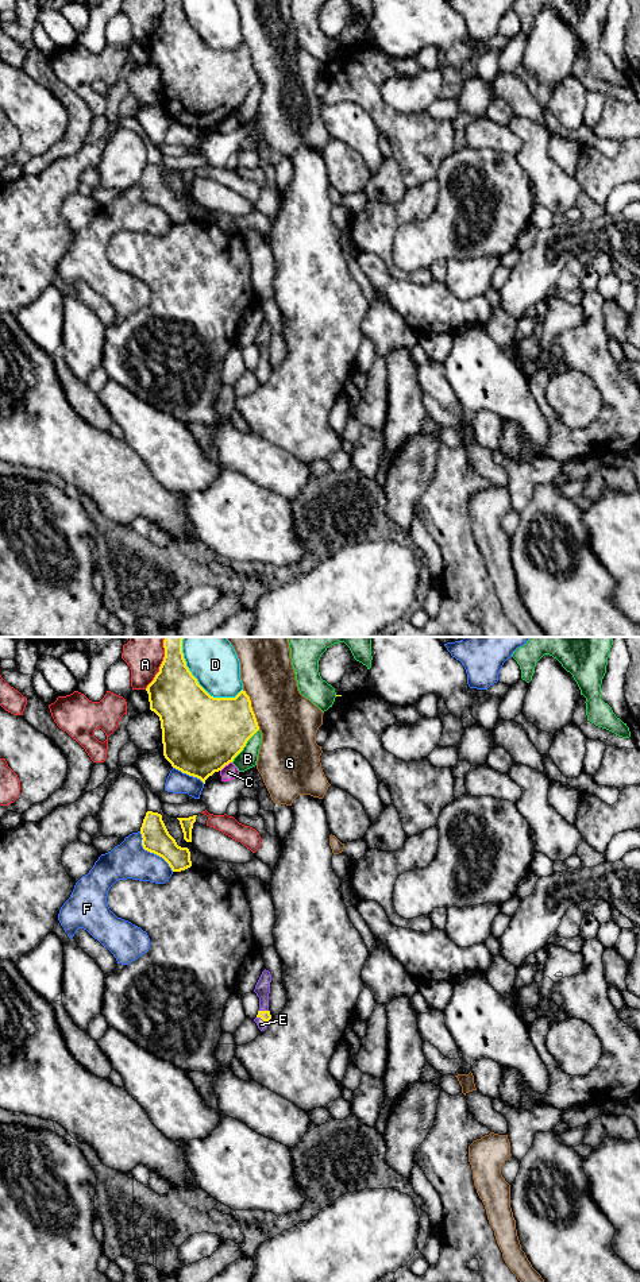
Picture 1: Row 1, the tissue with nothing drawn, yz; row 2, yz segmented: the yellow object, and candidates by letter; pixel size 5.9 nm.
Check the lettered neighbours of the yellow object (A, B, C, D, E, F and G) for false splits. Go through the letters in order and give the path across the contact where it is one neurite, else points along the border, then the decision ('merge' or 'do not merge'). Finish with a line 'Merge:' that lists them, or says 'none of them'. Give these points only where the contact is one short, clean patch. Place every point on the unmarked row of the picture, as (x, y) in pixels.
A: do not merge
B: do not merge
C: do not merge
D: do not merge
E: way yz (265, 367), (262, 371), (261, 377); merge
F: do not merge
G: do not merge
Merge: E

